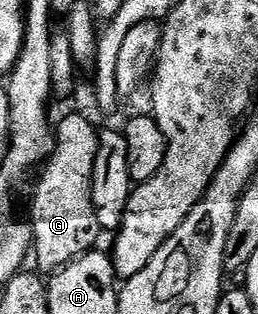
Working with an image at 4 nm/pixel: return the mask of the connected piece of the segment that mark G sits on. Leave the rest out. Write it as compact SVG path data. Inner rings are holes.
M66 115L59 123L57 120L54 150L34 191L32 255L35 260L38 258L43 272L61 271L97 244L94 242L100 236L100 228L96 221L96 209L92 205L92 173L96 165L98 133L99 128L93 127L82 115Z

